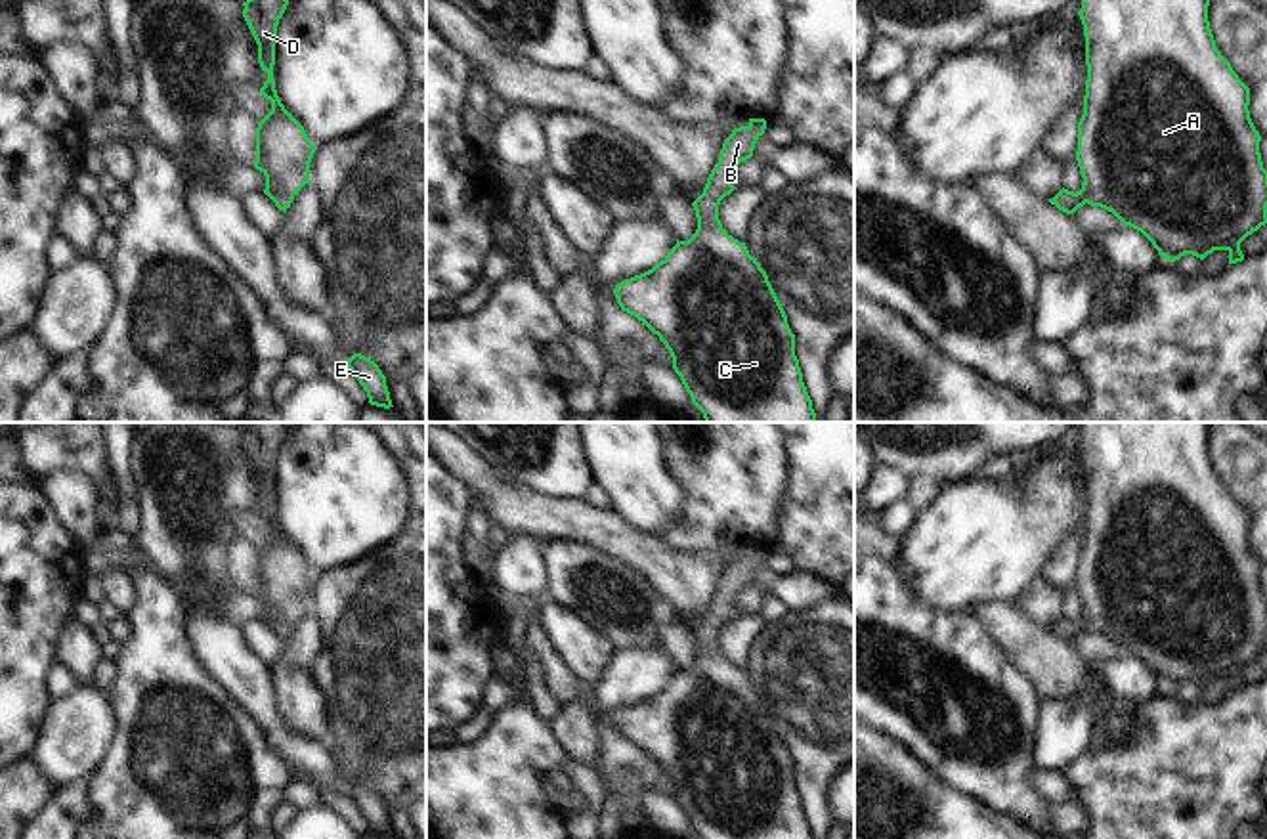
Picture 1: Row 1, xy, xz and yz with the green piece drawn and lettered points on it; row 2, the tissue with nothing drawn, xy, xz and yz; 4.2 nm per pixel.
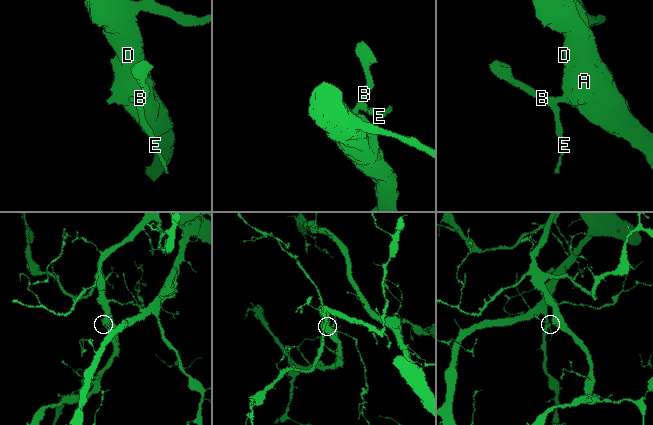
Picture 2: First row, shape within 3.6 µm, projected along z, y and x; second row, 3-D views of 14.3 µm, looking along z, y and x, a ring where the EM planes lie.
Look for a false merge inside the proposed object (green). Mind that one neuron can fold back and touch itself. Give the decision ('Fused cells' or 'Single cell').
Single cell

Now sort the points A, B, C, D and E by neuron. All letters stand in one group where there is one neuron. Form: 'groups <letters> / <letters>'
groups A B C D E

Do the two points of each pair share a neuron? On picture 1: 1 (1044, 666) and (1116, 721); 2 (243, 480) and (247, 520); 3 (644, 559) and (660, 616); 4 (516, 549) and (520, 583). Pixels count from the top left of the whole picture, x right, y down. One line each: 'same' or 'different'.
1: same
2: different
3: different
4: same

